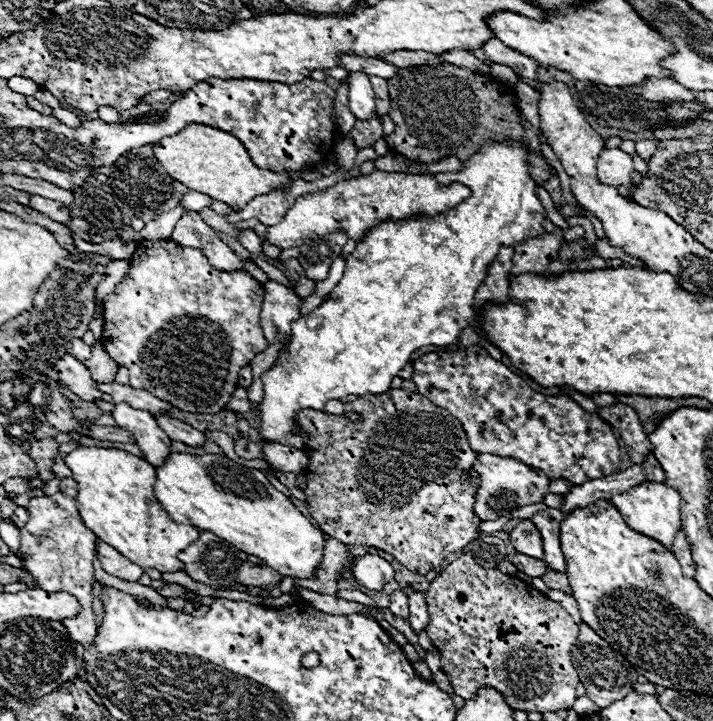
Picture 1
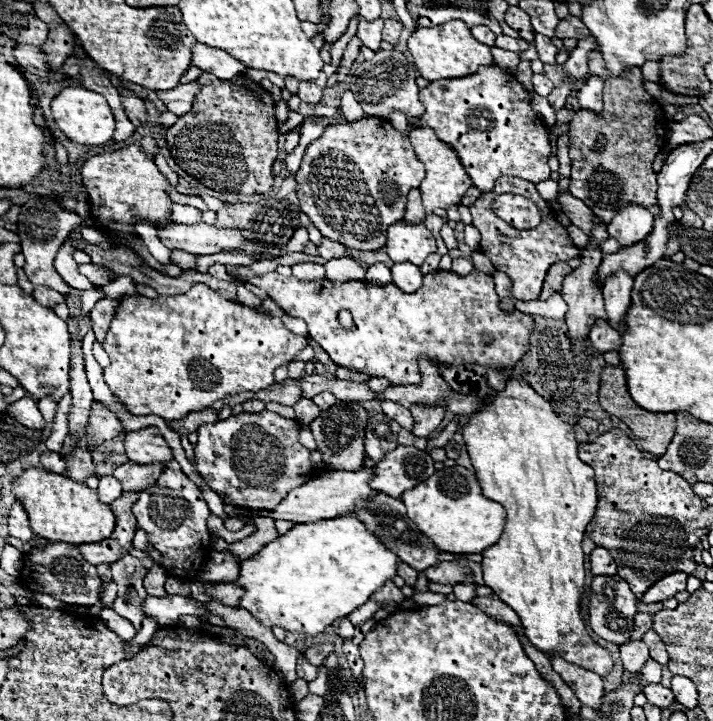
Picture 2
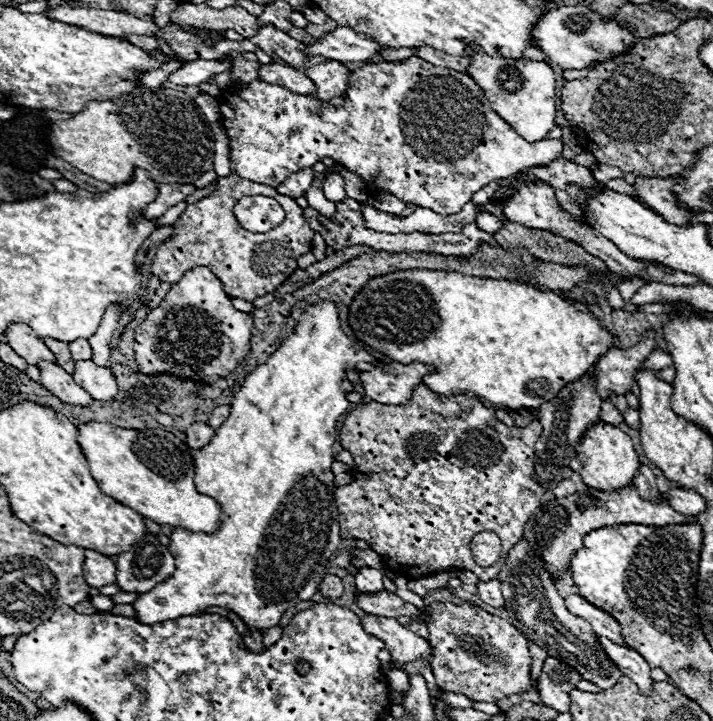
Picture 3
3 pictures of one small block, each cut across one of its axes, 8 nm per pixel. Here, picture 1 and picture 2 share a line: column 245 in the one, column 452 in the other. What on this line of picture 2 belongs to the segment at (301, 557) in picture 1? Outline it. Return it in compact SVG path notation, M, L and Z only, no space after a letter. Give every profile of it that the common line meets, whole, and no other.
M464 466L442 468L428 480L406 490L400 500L408 508L408 518L424 532L442 552L478 554L498 542L506 524L506 510L494 500L488 500L478 486L474 470Z

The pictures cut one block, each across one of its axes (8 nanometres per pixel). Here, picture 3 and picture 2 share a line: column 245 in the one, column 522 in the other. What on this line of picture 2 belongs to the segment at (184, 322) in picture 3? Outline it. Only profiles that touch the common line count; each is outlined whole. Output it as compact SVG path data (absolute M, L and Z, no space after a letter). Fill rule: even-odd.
M226 264L226 270L256 284L286 314L304 318L310 338L330 354L334 364L374 378L386 378L394 386L418 384L422 380L418 370L420 356L434 364L478 364L486 370L500 372L514 368L530 350L534 318L518 310L500 310L500 296L494 290L494 278L478 270L468 276L442 270L430 272L424 276L422 288L412 294L402 292L392 282L384 286L370 282L348 282L336 286L328 280L306 282L278 272L256 276L250 268L234 264ZM344 308L354 316L352 330L344 330L338 324L338 312ZM484 334L490 336L488 344L484 342Z

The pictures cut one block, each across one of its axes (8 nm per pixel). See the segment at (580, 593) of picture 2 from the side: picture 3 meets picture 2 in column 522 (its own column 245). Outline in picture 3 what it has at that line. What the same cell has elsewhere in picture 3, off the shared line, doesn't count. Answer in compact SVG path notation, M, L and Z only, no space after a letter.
M322 302L320 306L312 306L308 308L308 312L304 314L304 318L300 320L300 324L296 326L294 334L284 340L284 344L264 362L260 364L252 374L248 374L246 382L242 384L242 388L236 392L234 402L230 404L230 416L226 418L226 422L222 426L216 428L214 438L210 440L210 444L206 444L204 448L196 450L194 462L196 462L196 490L200 490L200 494L208 494L212 498L216 498L216 502L220 502L220 526L216 532L212 534L202 534L202 532L190 532L184 528L174 528L170 534L170 544L168 548L174 554L176 560L176 572L166 578L162 584L158 584L152 592L146 592L142 596L136 596L136 600L132 602L136 614L134 618L142 624L156 624L156 622L164 622L164 620L172 620L172 618L180 618L180 616L198 616L204 614L208 606L218 606L218 608L226 608L232 610L244 624L246 628L254 630L268 630L280 624L282 614L296 606L302 600L310 600L316 592L318 592L318 584L322 582L324 574L326 574L326 566L332 558L332 554L336 552L338 544L340 544L340 526L338 526L338 504L334 500L334 492L336 492L336 484L334 484L334 474L328 472L330 464L334 462L332 458L332 444L336 440L336 422L338 416L342 416L350 402L346 400L346 392L352 392L352 382L346 378L346 370L356 368L358 362L376 362L376 358L372 358L368 354L368 350L352 336L352 334L344 334L338 326L338 312L334 302Z

